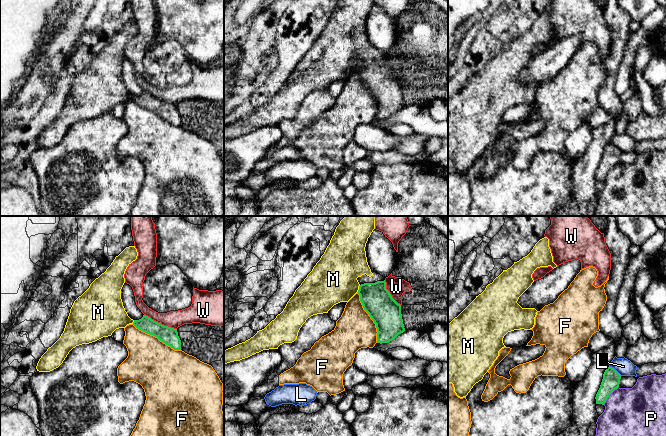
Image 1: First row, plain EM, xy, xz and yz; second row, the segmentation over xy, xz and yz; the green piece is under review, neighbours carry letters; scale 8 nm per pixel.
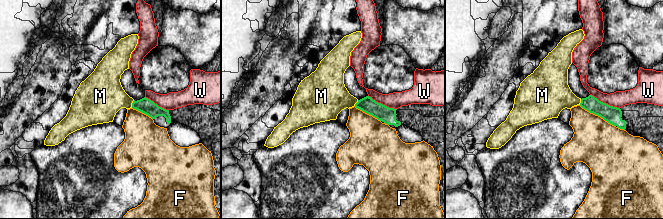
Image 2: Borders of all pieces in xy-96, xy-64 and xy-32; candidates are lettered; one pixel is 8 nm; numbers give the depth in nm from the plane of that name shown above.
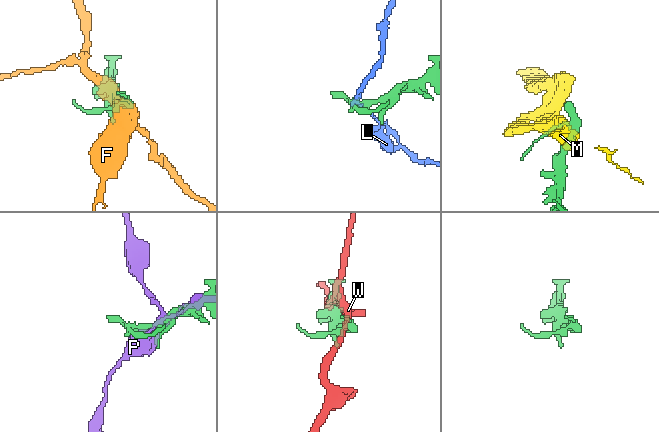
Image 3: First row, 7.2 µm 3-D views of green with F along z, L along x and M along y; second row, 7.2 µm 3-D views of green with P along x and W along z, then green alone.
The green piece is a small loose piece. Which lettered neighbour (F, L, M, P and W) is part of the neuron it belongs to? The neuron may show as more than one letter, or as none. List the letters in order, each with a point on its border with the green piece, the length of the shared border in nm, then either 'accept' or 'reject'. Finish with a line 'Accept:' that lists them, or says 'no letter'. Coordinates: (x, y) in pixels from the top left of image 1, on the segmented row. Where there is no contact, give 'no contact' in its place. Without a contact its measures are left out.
F: contact xz (370, 316); length 440 nm; reject
L: contact yz (614, 369); length 130 nm; reject
M: contact xz (359, 288); length 60 nm; accept
P: contact yz (609, 394); length 200 nm; reject
W: contact xy (159, 323); length 300 nm; reject
Accept: M

